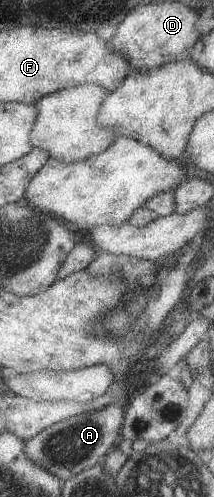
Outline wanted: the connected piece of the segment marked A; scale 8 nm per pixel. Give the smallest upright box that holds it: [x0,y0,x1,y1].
[25,399,125,479]

